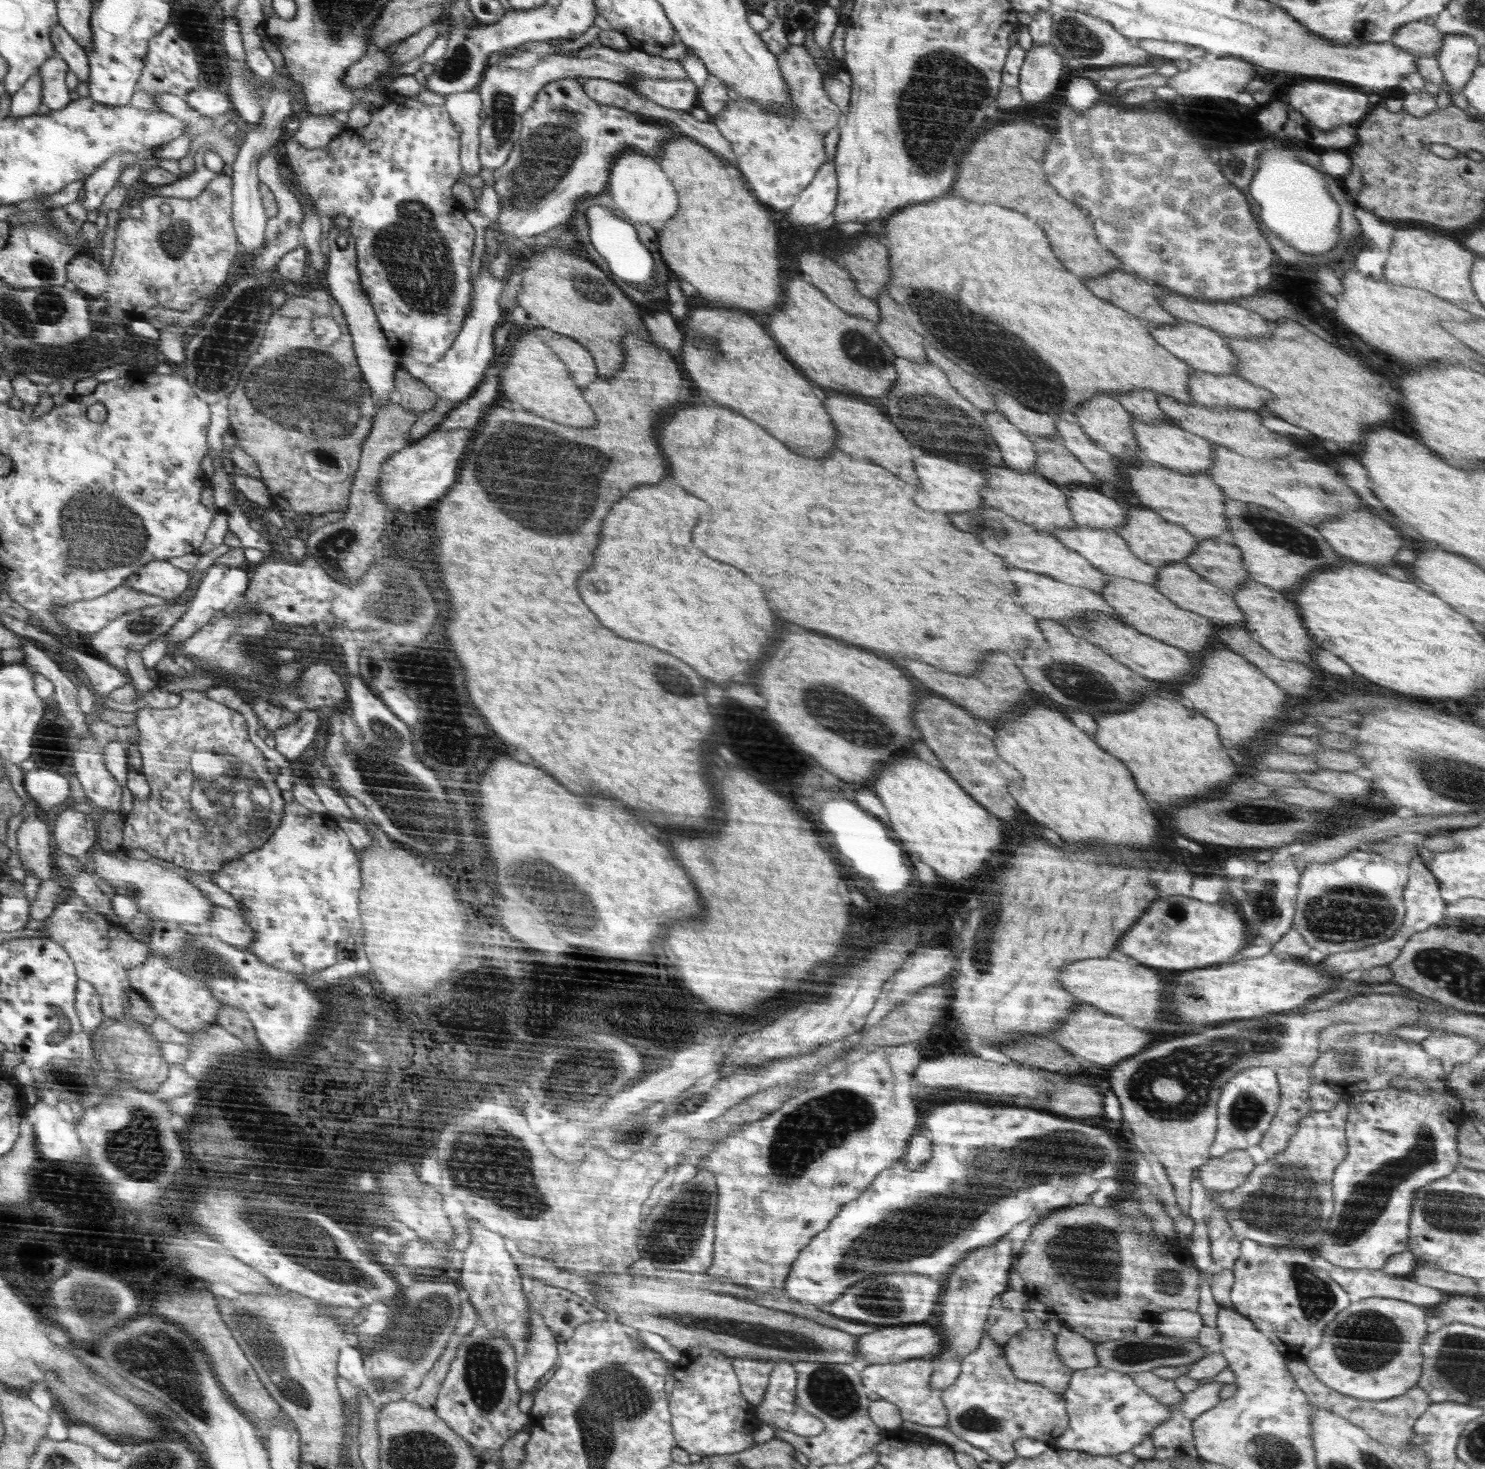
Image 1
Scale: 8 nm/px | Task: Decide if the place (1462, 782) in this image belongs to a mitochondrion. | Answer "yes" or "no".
yes

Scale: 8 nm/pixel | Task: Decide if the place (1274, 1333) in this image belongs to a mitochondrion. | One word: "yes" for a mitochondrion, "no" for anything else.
no

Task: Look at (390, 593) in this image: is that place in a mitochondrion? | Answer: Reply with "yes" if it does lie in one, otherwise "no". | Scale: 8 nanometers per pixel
yes

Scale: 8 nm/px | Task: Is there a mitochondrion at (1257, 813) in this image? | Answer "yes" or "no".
yes

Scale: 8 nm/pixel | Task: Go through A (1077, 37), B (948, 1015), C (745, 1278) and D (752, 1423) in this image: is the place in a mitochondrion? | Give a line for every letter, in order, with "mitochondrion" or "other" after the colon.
A: mitochondrion
B: other
C: other
D: other

